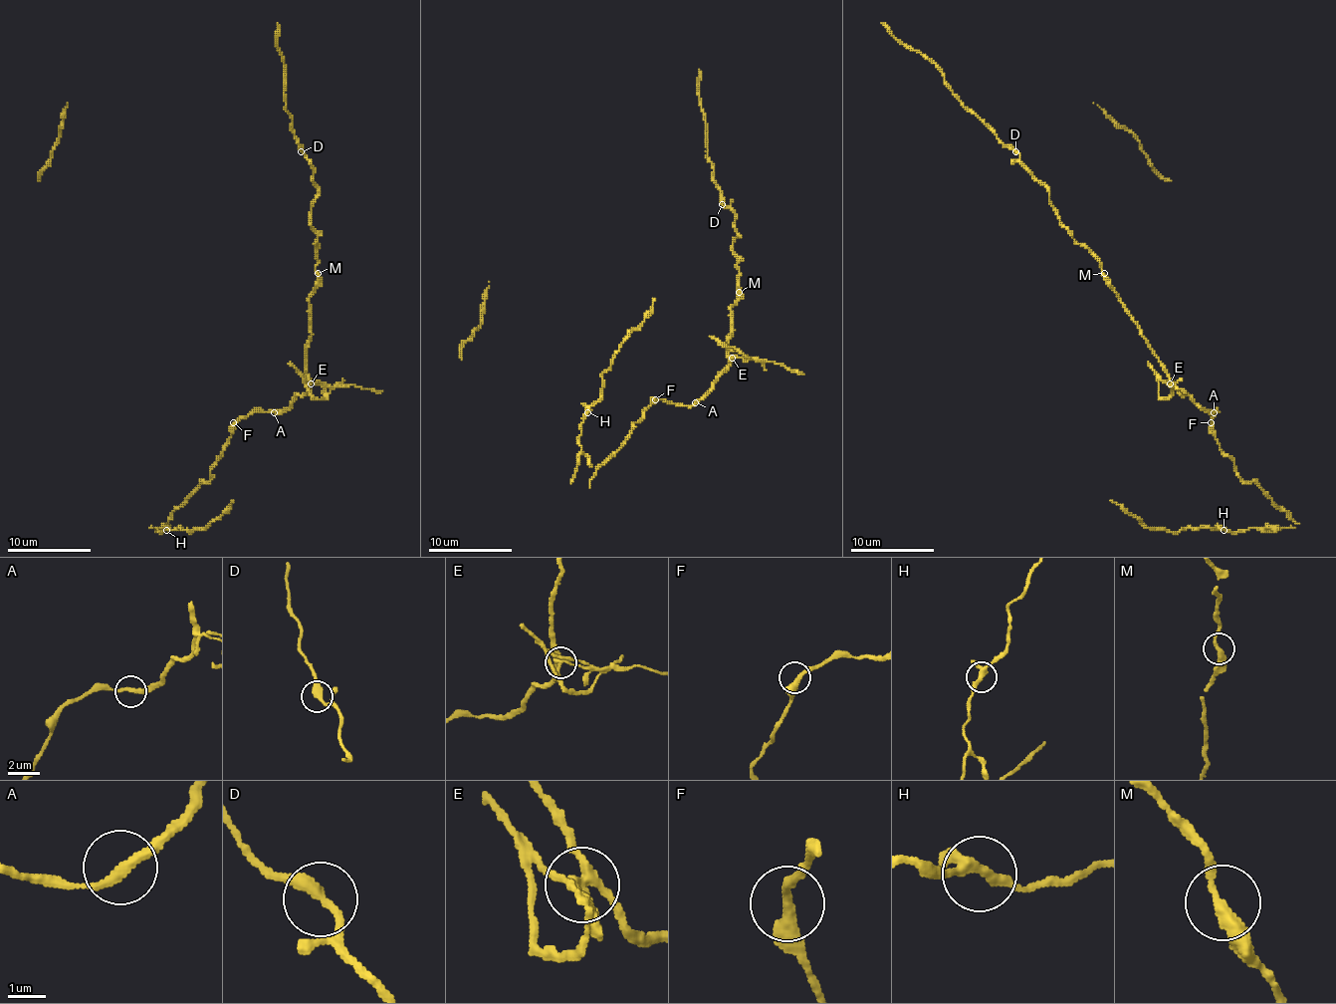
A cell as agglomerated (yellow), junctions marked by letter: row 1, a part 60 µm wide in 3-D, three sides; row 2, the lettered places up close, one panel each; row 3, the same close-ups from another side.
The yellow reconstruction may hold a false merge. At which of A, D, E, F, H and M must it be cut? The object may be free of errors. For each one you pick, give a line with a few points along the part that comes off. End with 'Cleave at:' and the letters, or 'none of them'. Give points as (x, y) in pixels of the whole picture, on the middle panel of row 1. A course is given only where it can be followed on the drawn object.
E: foreign part runs (733, 358), (775, 362), (804, 375)
Cleave at: E

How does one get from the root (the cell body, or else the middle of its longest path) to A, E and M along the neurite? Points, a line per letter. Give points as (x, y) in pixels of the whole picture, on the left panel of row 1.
A: (311, 292), (307, 390), (288, 407), (273, 412)
E: (311, 292), (311, 339), (307, 349), (307, 376), (311, 382)
M: (311, 292), (318, 284), (318, 273)

